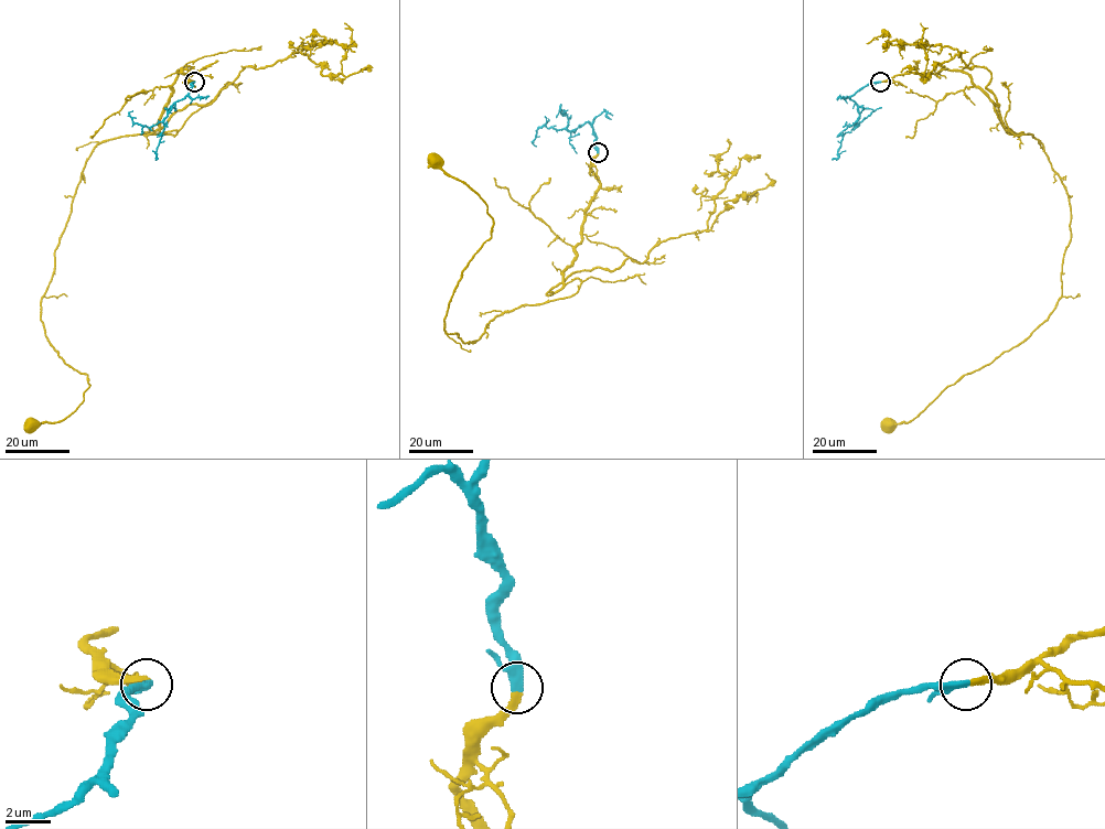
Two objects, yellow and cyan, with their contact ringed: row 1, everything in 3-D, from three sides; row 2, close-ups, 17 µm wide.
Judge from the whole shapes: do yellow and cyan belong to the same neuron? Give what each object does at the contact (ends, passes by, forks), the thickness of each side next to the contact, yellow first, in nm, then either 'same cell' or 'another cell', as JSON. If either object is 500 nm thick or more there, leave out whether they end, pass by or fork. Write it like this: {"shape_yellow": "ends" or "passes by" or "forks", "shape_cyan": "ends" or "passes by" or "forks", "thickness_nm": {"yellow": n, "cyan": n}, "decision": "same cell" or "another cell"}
{"shape_yellow": "ends", "shape_cyan": "passes by", "thickness_nm": {"yellow": 280, "cyan": 280}, "decision": "same cell"}

